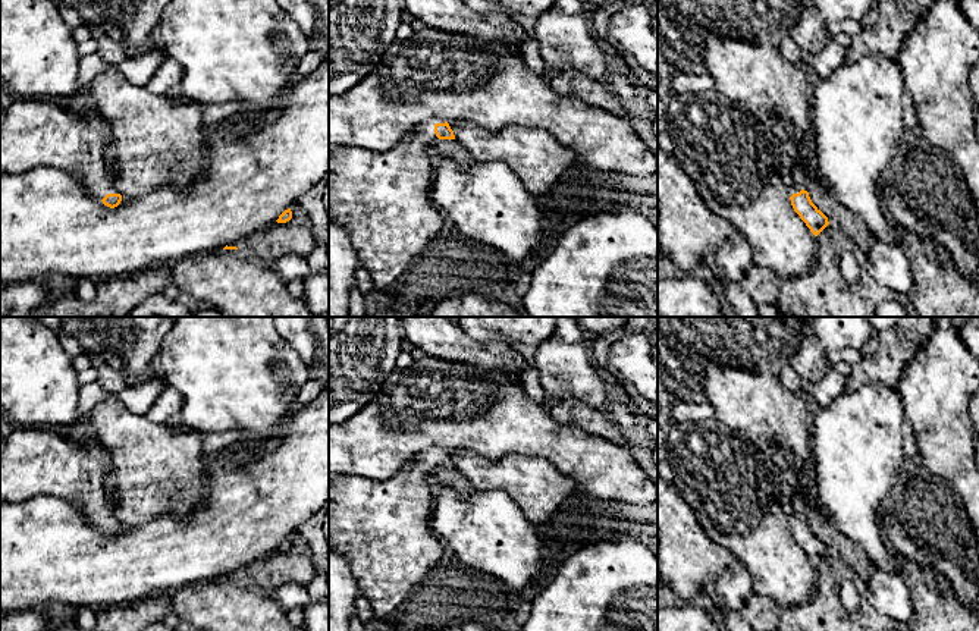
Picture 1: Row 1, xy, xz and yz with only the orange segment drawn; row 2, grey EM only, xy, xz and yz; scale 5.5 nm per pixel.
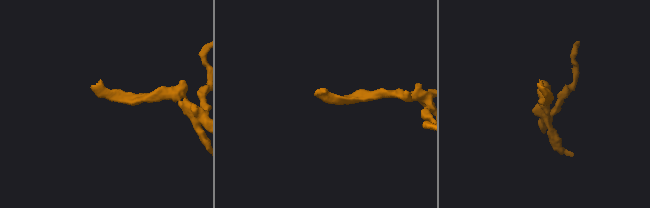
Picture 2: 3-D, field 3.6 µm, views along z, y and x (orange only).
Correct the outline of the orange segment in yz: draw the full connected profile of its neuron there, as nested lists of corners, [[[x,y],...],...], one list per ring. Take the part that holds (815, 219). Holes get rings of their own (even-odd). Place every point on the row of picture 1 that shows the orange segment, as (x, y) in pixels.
[[[807,151],[797,154],[793,166],[793,178],[788,182],[788,197],[794,211],[806,223],[810,232],[818,236],[828,225],[828,217],[812,203],[807,192]]]

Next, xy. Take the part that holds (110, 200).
[[[16,98],[0,123],[0,173],[19,175],[35,167],[54,167],[82,182],[87,189],[114,208],[120,204],[113,166],[106,161],[104,150],[112,145],[110,123],[98,110],[75,114],[51,101]]]

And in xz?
[[[443,119],[415,126],[385,153],[349,147],[335,147],[329,153],[329,219],[346,229],[358,263],[368,270],[376,291],[396,282],[446,223],[429,195],[432,147],[437,139],[455,139]]]

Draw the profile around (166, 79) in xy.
[[[167,57],[145,87],[157,95],[176,94],[182,76],[182,66]]]

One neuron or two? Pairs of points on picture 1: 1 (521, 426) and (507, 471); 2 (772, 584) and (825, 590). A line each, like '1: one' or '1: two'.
1: two
2: two

